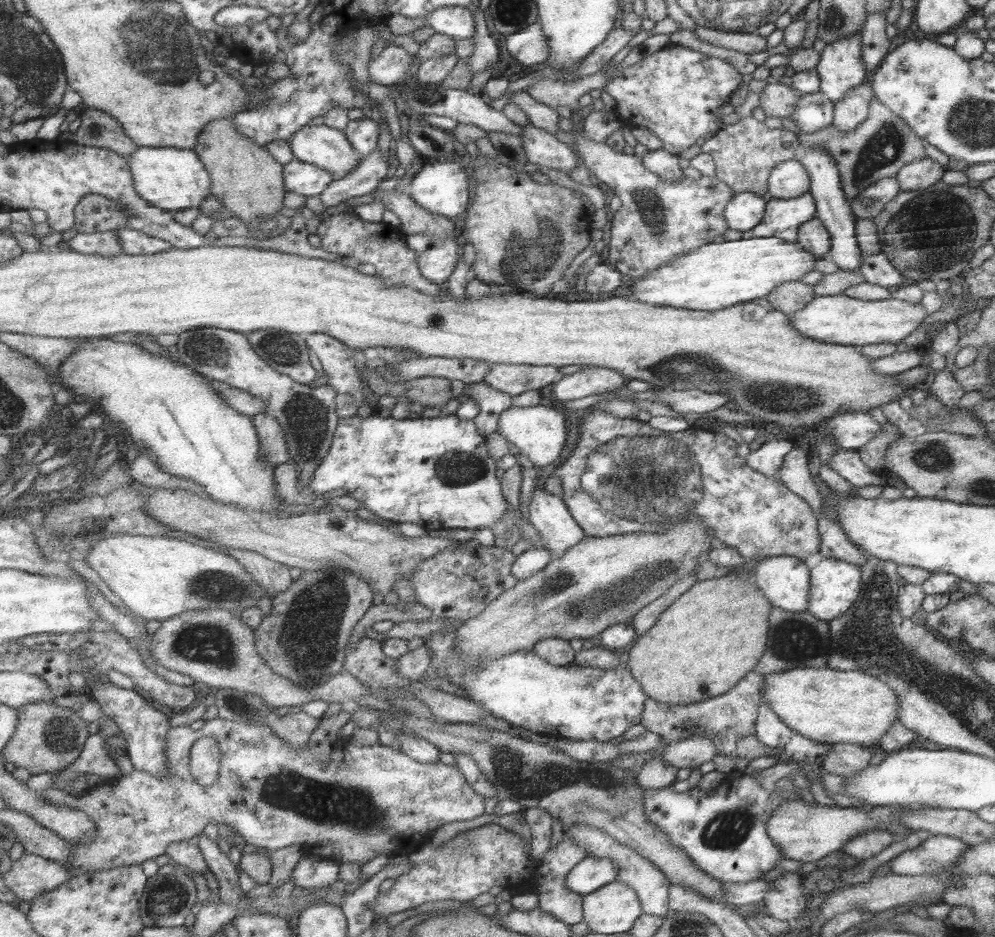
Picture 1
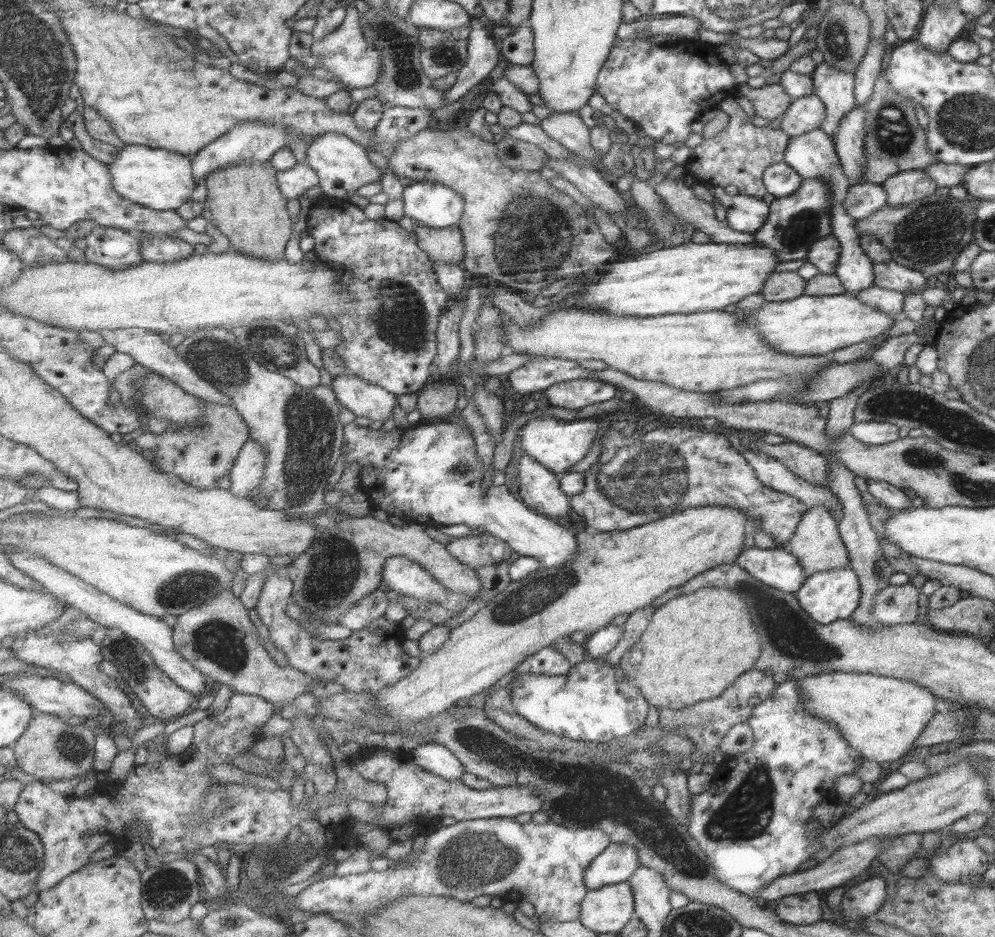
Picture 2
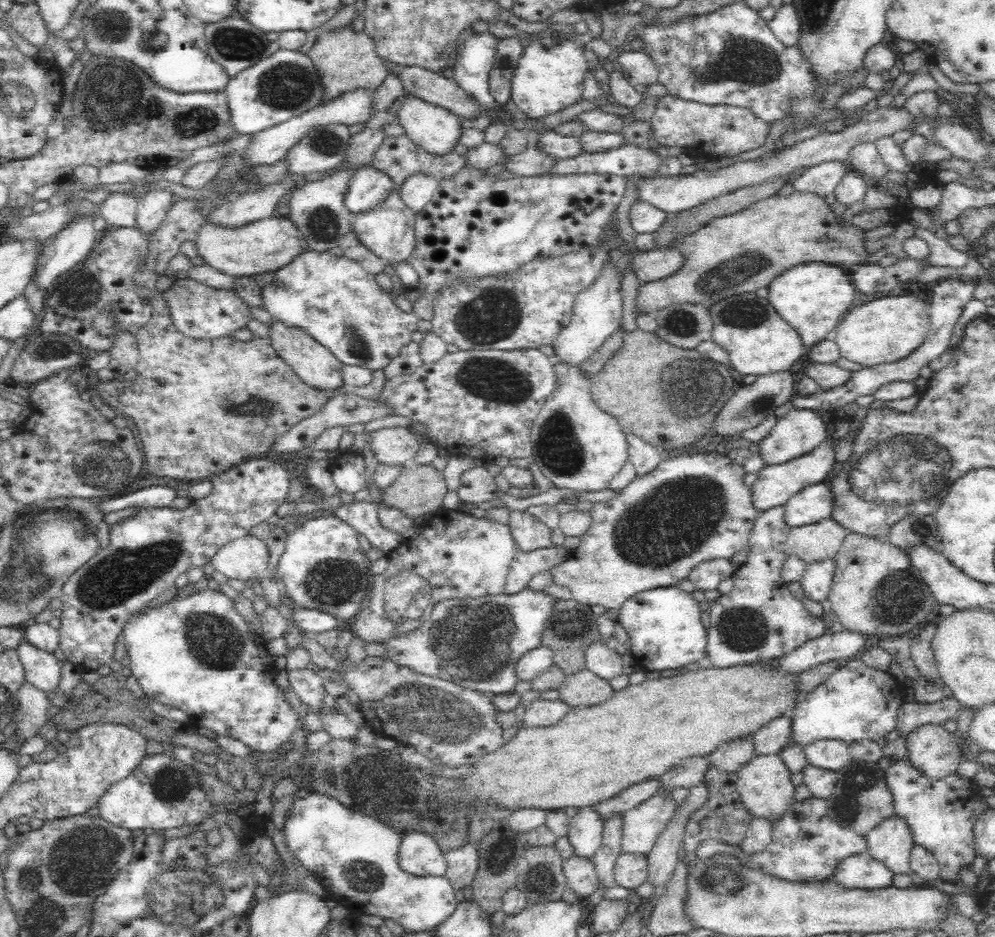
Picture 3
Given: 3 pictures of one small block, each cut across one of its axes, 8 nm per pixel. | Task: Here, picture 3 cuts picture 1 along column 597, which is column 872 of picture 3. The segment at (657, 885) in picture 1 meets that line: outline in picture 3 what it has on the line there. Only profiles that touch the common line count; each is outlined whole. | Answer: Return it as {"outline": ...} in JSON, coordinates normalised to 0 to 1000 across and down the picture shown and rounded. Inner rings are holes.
{"outline":[[[896,871],[885,876],[868,893],[870,908],[896,933],[916,933],[915,911],[920,901],[909,874]]]}

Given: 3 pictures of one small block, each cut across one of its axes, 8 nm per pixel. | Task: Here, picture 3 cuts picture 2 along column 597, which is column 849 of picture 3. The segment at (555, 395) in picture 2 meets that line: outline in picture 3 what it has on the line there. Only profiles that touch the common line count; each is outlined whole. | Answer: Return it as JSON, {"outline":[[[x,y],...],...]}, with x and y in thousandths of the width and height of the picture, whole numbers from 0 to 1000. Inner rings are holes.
{"outline":[[[957,296],[955,298],[945,298],[941,305],[937,307],[937,320],[935,320],[934,334],[936,344],[936,354],[932,358],[930,365],[919,374],[918,378],[907,382],[901,386],[882,388],[876,392],[866,392],[862,396],[858,396],[856,403],[846,410],[846,412],[840,412],[834,414],[834,416],[824,416],[818,423],[802,423],[802,425],[795,425],[798,435],[800,436],[816,436],[821,438],[834,438],[834,436],[846,436],[852,429],[856,429],[864,423],[870,423],[870,420],[878,420],[884,412],[893,408],[917,408],[920,403],[923,403],[923,395],[930,388],[934,388],[935,384],[943,383],[955,369],[957,364],[957,356],[959,349],[963,346],[965,337],[969,328],[975,320],[979,320],[979,312],[981,312],[982,303],[974,298],[968,298],[964,296]]]}

